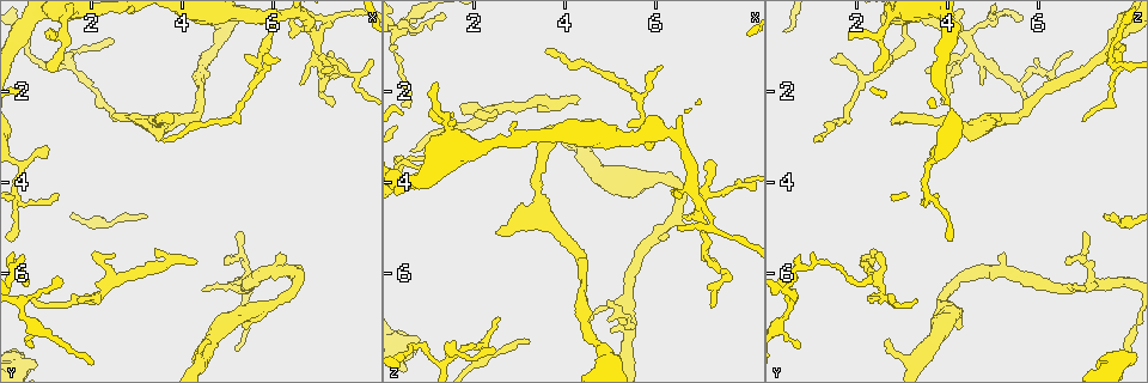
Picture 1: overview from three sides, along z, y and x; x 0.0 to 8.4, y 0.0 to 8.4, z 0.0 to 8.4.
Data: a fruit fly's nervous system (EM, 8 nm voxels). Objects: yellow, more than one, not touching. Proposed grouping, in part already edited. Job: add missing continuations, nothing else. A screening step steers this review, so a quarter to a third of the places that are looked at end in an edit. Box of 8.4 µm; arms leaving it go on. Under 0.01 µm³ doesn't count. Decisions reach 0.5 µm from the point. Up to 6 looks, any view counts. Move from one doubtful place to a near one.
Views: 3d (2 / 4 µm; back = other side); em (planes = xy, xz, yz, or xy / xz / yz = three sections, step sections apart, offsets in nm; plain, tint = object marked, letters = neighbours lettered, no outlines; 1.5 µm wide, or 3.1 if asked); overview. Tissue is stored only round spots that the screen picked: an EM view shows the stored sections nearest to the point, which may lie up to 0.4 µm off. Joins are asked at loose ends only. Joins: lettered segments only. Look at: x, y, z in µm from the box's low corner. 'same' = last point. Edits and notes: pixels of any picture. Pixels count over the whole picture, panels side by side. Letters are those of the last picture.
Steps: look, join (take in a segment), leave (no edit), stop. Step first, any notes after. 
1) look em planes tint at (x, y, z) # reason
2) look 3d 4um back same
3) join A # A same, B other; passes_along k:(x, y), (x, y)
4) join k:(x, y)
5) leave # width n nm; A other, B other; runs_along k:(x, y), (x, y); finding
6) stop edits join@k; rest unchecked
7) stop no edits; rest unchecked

look em xy step 8 letters at (2.50, 2.55, 5.00) # free end

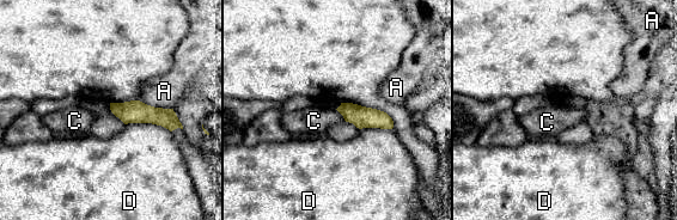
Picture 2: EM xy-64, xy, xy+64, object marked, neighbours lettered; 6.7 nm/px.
look em planes letters same # another direction

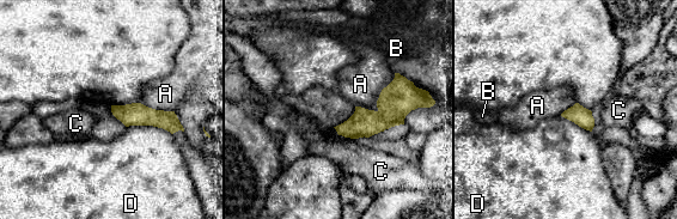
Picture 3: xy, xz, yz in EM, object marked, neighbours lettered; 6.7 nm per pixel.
leave # A other, B other, C other, D other; runs_along 3:(114, 108), (168, 120), (178, 127); no lettered segment goes on from it

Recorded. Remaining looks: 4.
look 3d 2um at (2.50, 2.60, 6.95) # an open end

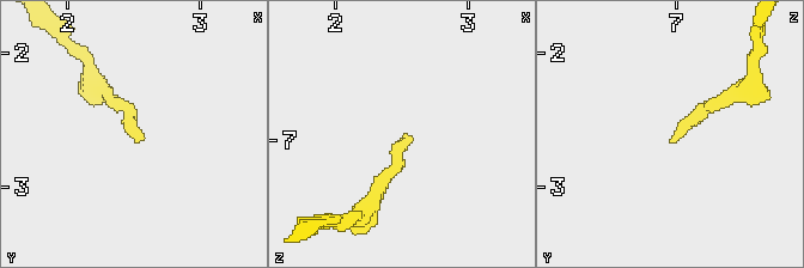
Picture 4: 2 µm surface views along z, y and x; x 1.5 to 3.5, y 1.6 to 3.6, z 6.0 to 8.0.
look em xy step 8 tint at (2.52, 2.66, 6.92)

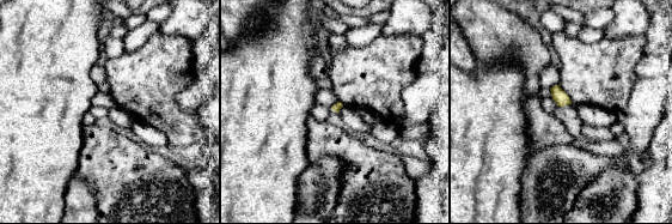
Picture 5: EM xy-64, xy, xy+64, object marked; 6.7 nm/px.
look em planes letters same

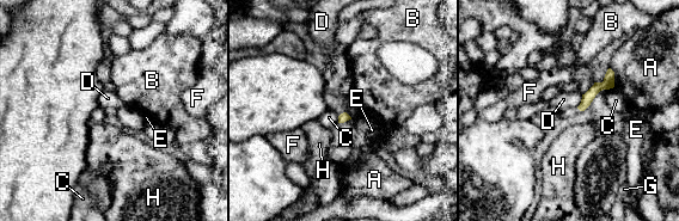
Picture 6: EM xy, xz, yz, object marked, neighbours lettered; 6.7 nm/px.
leave # A other, B other, C other, D other, E other, F other, G other, H other; runs_along 6:(610, 73), (582, 106); no lettered segment goes on from it

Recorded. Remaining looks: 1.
stop no edits; rest unchecked

